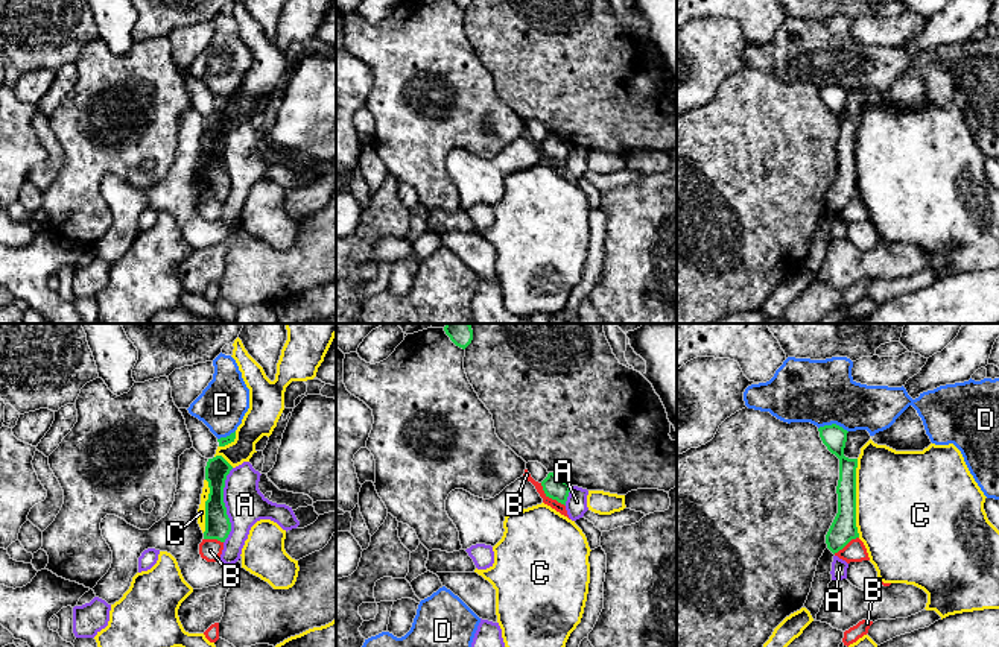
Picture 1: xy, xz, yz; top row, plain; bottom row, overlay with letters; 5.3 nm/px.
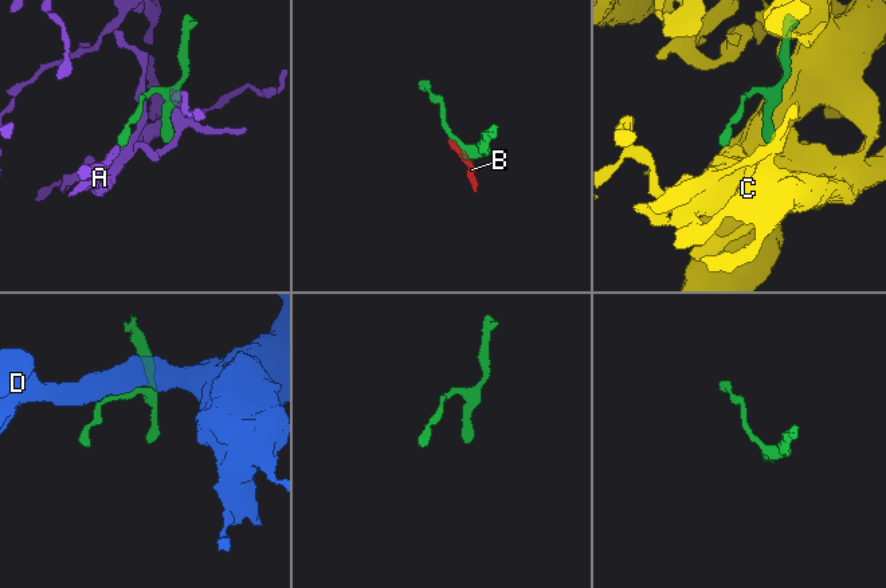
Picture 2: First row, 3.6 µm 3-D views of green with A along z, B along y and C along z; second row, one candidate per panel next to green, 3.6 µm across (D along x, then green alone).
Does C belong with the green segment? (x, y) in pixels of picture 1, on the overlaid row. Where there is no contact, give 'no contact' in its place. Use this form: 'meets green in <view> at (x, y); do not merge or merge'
meets green in yz at (855, 498); merge

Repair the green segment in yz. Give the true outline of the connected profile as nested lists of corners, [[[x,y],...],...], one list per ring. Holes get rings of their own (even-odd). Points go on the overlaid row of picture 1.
[[[832,424],[820,427],[818,431],[827,450],[839,459],[838,513],[826,535],[827,548],[833,554],[859,538],[879,582],[923,589],[928,594],[924,609],[935,611],[941,620],[963,612],[999,609],[999,530],[988,521],[984,510],[987,497],[953,443],[931,443],[923,451],[896,451],[870,439],[858,459],[848,459],[844,456],[847,430]]]

